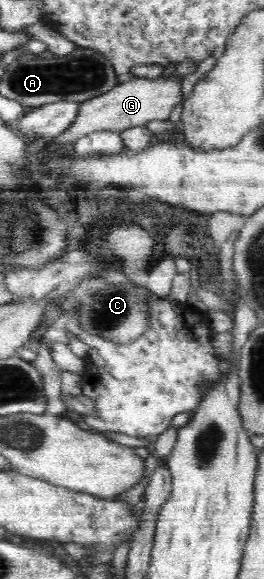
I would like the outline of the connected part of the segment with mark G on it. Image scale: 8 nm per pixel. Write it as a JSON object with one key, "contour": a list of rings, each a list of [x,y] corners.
{"contour":[[[135,77],[113,87],[109,92],[90,98],[79,106],[79,114],[67,130],[64,130],[52,141],[53,146],[74,146],[79,138],[97,130],[122,131],[135,126],[143,126],[152,120],[167,121],[172,109],[183,100],[179,80],[147,79]]]}

